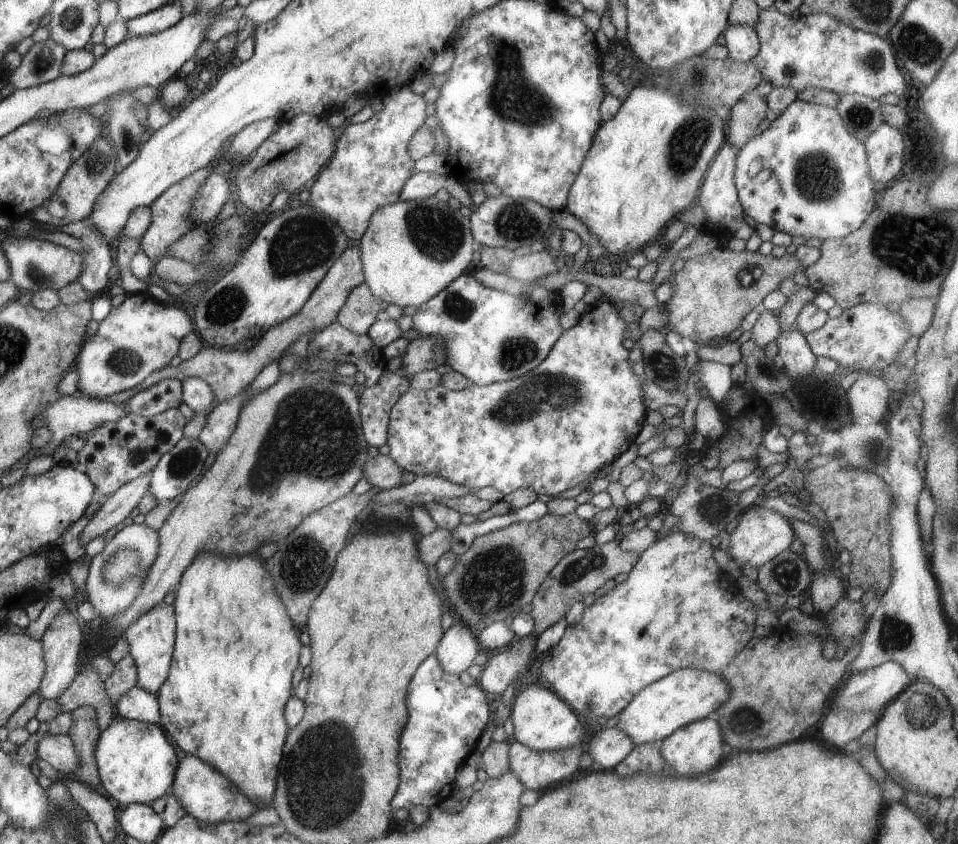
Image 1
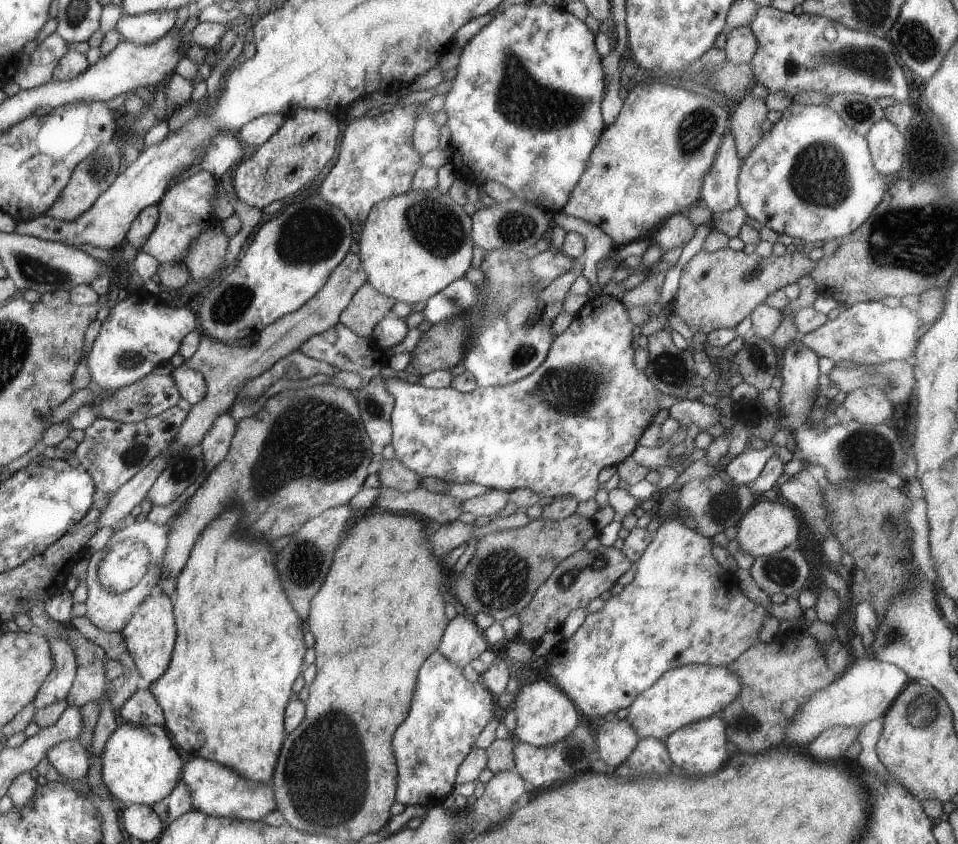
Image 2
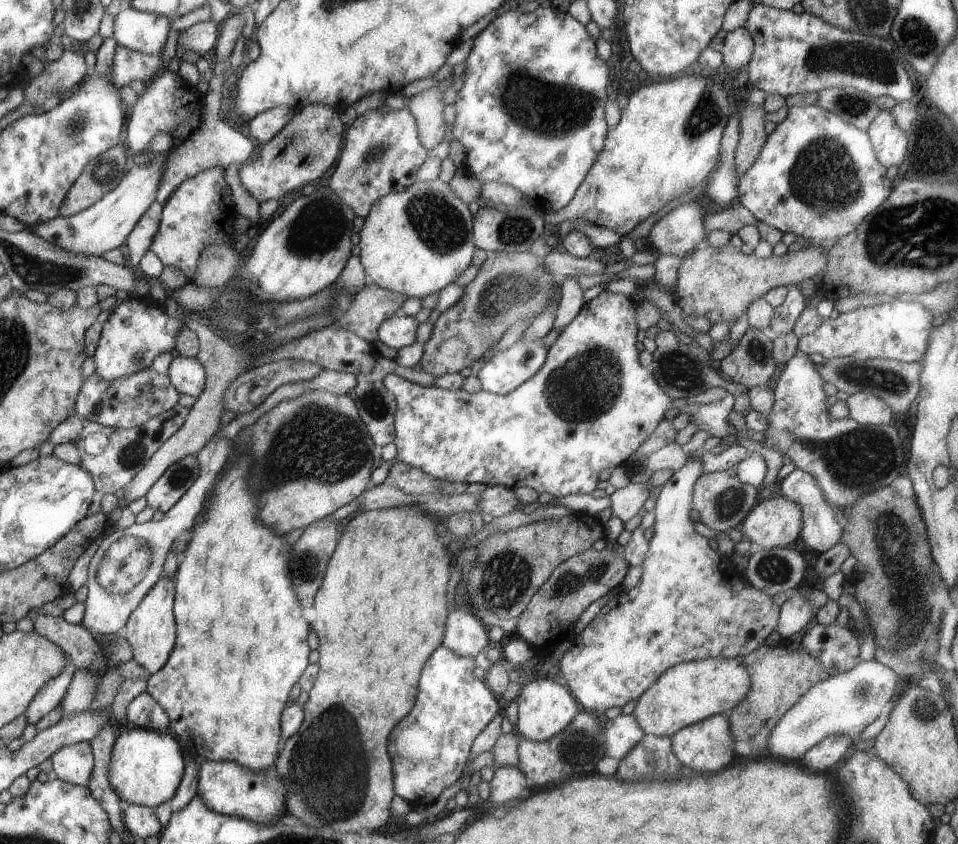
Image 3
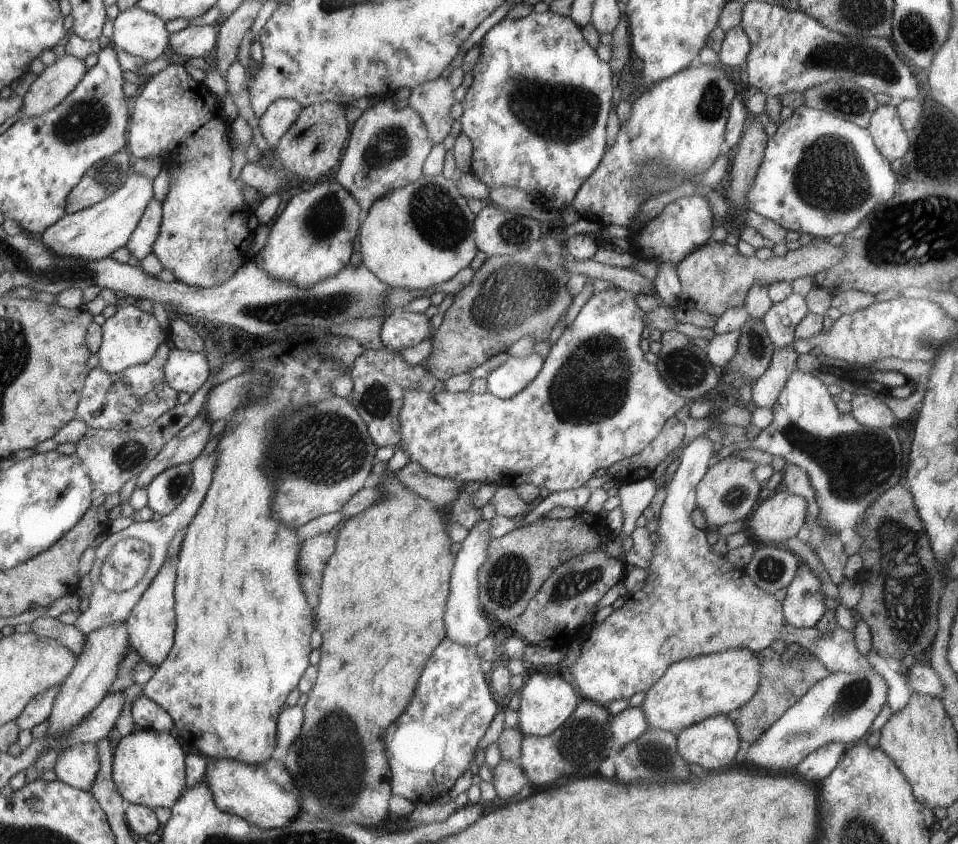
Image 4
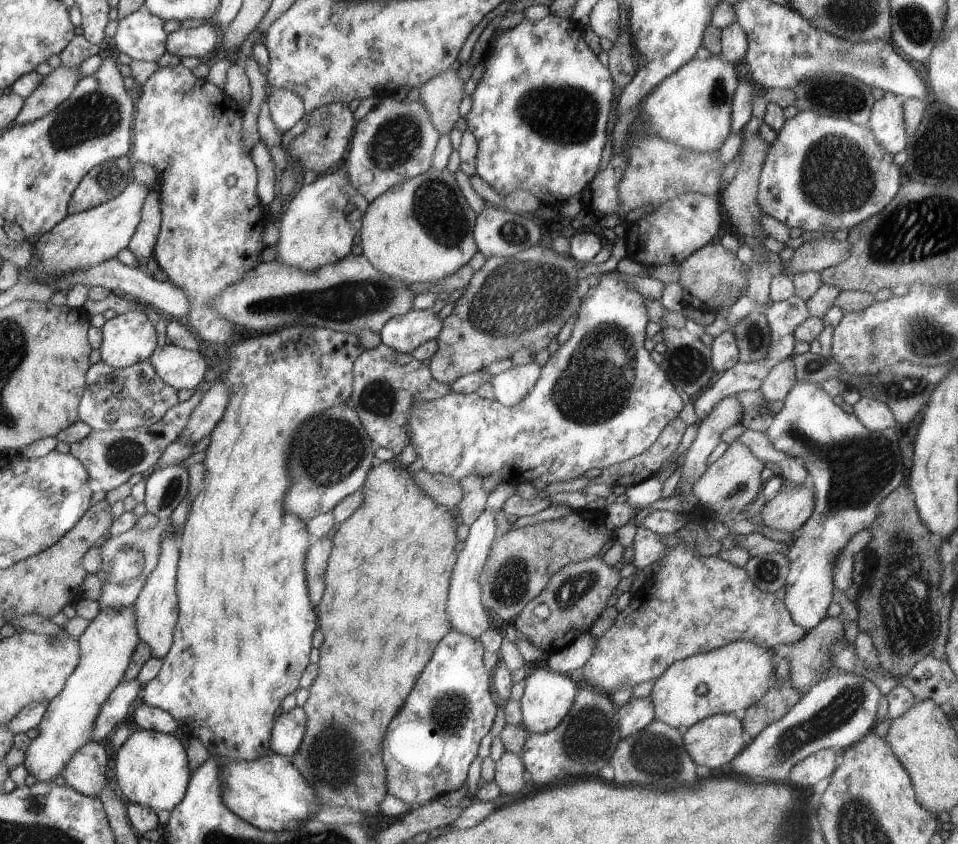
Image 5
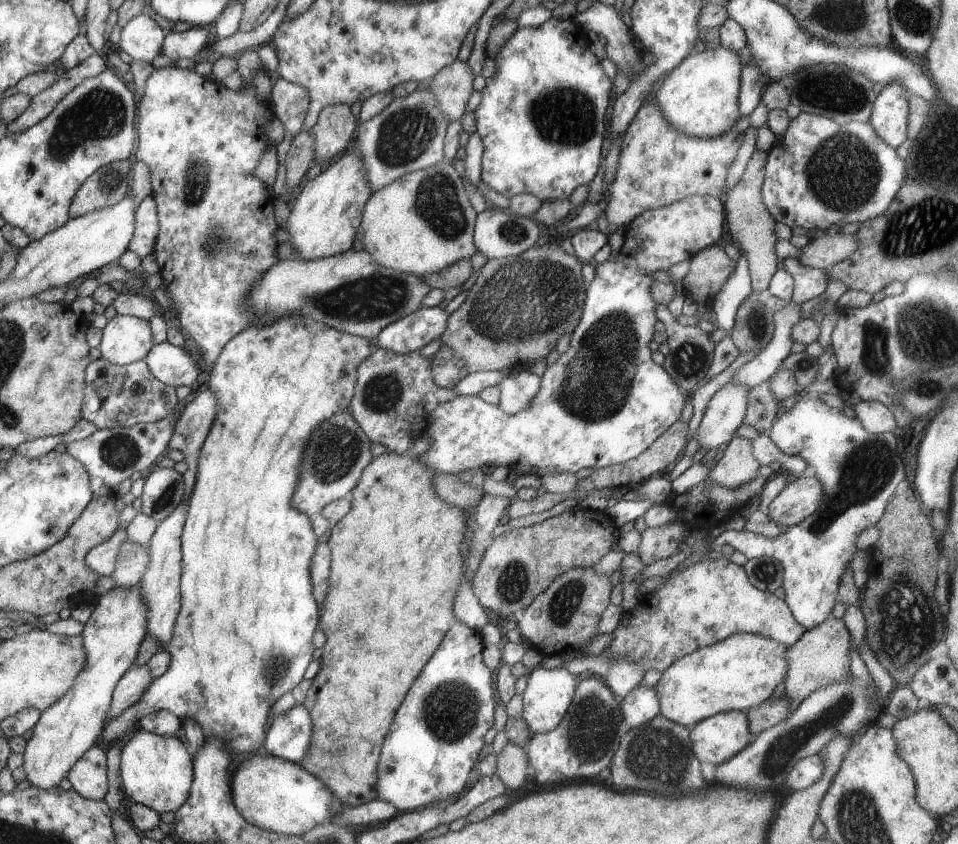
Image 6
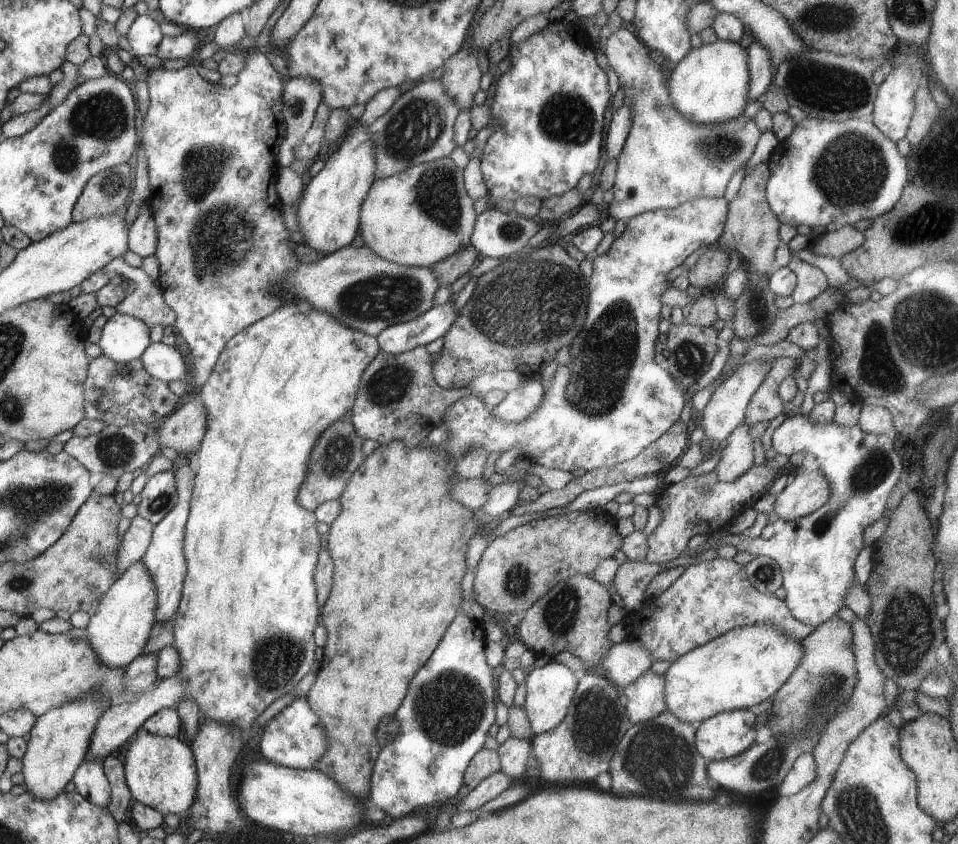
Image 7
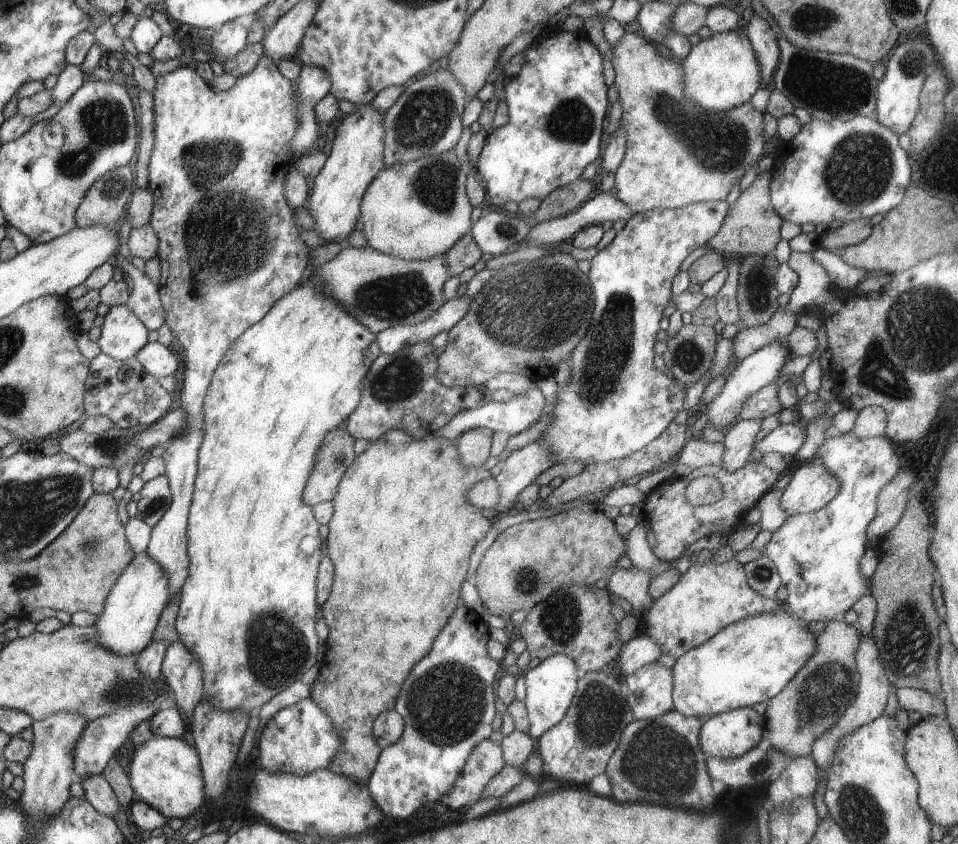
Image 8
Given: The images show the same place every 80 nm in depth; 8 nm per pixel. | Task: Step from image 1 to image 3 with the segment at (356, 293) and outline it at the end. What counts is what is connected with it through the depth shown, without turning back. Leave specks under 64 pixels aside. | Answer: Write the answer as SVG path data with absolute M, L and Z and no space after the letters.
M367 282L354 296L353 307L349 312L344 312L344 316L334 321L331 326L356 334L359 338L373 344L378 354L395 359L398 350L378 340L378 328L386 318L391 318L394 312L401 308L405 300L402 294L390 292Z

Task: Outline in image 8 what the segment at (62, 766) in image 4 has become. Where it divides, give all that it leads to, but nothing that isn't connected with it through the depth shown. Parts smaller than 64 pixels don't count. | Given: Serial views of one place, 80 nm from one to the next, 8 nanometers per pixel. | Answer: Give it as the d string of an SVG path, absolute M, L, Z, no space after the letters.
M90 775L80 781L85 791L86 800L101 814L114 818L120 812L120 802L112 785L100 775Z

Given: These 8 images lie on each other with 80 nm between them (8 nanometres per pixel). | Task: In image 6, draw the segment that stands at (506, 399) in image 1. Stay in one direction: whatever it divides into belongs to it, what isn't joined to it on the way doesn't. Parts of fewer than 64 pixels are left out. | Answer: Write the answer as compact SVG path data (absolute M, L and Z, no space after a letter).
M689 196L677 203L671 204L667 207L660 207L659 209L652 209L643 212L634 220L631 220L625 226L625 239L620 250L616 254L611 254L606 261L602 263L595 263L593 266L595 275L594 279L588 282L588 288L585 292L585 306L581 316L581 322L578 323L577 328L572 332L569 340L570 348L565 353L560 355L560 358L546 367L546 371L541 378L541 390L538 391L537 396L526 410L522 410L515 415L509 415L502 412L499 406L488 404L484 402L478 395L462 395L458 394L454 399L442 403L436 408L427 421L427 426L423 431L423 436L428 435L431 438L431 445L425 452L424 456L420 458L423 463L426 463L431 470L438 473L459 474L459 472L468 470L469 468L482 467L485 464L490 466L509 466L511 477L537 474L541 478L541 472L571 472L575 474L582 468L592 468L592 470L603 469L614 465L625 463L627 460L635 459L640 456L648 446L650 446L659 436L662 436L668 428L670 428L676 421L680 421L682 409L686 406L688 400L681 388L676 384L676 381L666 372L662 365L652 361L652 351L650 351L649 344L652 342L654 336L654 326L658 319L656 318L656 305L653 294L651 293L651 285L656 282L654 280L654 273L658 270L668 270L674 264L692 259L695 254L698 254L703 248L716 244L722 234L724 234L724 220L726 220L723 198L714 198L711 196Z

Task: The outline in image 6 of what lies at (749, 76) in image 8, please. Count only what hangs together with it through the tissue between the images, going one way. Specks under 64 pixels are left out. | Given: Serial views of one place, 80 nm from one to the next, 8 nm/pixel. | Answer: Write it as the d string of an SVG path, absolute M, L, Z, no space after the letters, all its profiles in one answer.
M726 45L690 53L655 87L655 97L664 116L678 130L697 137L713 137L729 131L737 123L742 62Z

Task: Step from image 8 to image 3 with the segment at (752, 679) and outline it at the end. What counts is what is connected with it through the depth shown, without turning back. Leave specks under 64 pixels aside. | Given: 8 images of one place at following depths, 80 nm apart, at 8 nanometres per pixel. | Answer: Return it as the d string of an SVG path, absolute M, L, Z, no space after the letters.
M742 657L683 662L663 672L662 676L659 676L659 679L655 680L654 684L651 684L650 688L642 693L642 696L639 696L638 704L633 713L646 735L668 735L671 737L682 728L712 716L722 715L727 718L730 716L731 709L738 706L746 698L748 692L750 692L750 672L742 664Z

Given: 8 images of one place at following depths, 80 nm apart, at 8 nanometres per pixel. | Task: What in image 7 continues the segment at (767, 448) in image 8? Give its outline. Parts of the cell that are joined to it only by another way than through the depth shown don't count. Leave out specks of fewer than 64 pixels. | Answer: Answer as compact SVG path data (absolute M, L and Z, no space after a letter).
M789 409L788 418L772 434L772 446L778 458L784 460L791 454L807 452L818 459L819 469L831 484L831 495L824 506L799 518L796 523L790 521L779 524L774 536L769 539L750 538L743 534L722 534L722 544L732 544L737 550L750 552L754 556L770 557L780 567L783 587L786 590L786 604L792 616L807 625L817 627L823 622L839 618L838 612L846 606L848 589L858 583L854 572L855 560L865 547L863 534L865 528L876 522L885 512L890 491L905 477L902 460L894 450L893 438L889 435L866 434L858 425L845 427L832 422L824 426L812 424L809 415L802 415L798 410Z

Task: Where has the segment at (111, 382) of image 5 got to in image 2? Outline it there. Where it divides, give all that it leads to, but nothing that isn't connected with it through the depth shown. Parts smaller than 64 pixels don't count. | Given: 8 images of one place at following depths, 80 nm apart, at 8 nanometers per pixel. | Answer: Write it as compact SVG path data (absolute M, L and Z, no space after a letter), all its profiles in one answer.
M150 374L146 379L140 380L140 382L134 382L130 386L126 386L124 390L116 390L116 392L106 392L106 390L100 390L98 386L90 384L89 388L94 392L96 396L104 396L104 400L94 403L94 408L100 412L100 417L107 420L116 420L116 422L124 422L124 424L138 423L140 420L145 420L149 417L156 417L162 412L169 410L170 408L178 405L178 402L182 396L176 388L176 382L171 376L156 376L156 374Z

